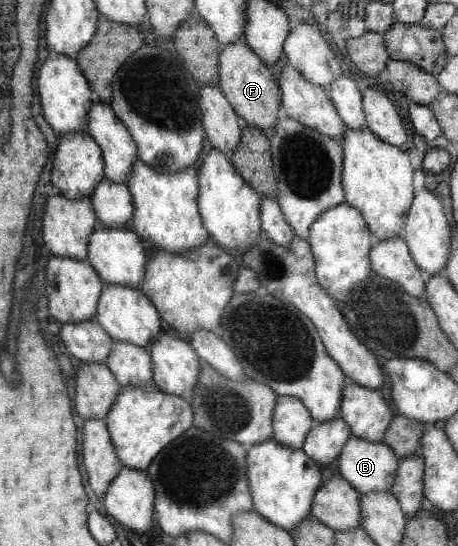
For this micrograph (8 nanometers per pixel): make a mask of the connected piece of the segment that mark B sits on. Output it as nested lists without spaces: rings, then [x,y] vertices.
[[[350,437],[338,457],[339,475],[351,484],[360,494],[391,490],[397,479],[400,459],[397,454],[383,442],[368,442],[365,439]]]

